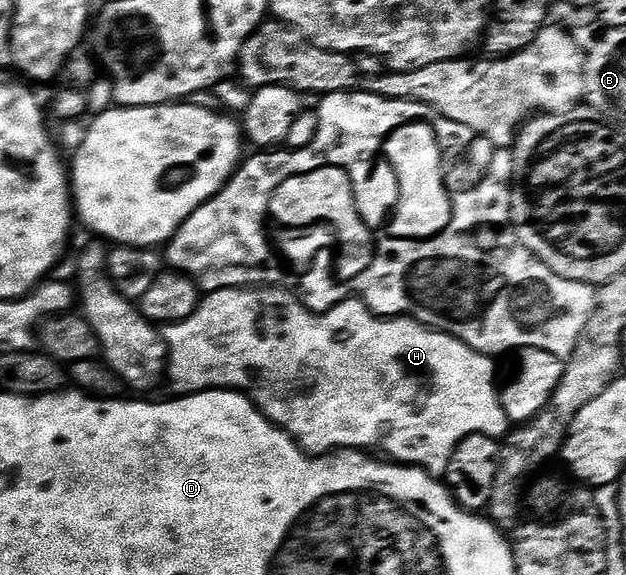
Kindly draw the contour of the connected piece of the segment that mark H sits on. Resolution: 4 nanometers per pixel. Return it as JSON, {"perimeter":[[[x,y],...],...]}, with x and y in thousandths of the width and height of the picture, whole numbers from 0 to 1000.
{"perimeter":[[[449,497],[388,499],[350,503],[332,510],[297,557],[283,563],[265,563],[260,583],[267,600],[267,661],[276,666],[278,683],[307,685],[335,678],[371,678],[383,682],[403,696],[404,704],[444,744],[462,753],[476,774],[494,790],[524,790],[540,783],[596,783],[604,779],[623,802],[661,814],[673,814],[688,828],[709,830],[720,790],[740,762],[752,755],[772,755],[800,762],[815,750],[816,734],[800,704],[797,661],[789,621],[775,619],[738,591],[728,591],[716,577],[700,577],[681,570],[658,553],[617,553],[599,550],[589,541],[588,527],[546,520],[511,546],[479,529],[468,515],[460,515]]]}

